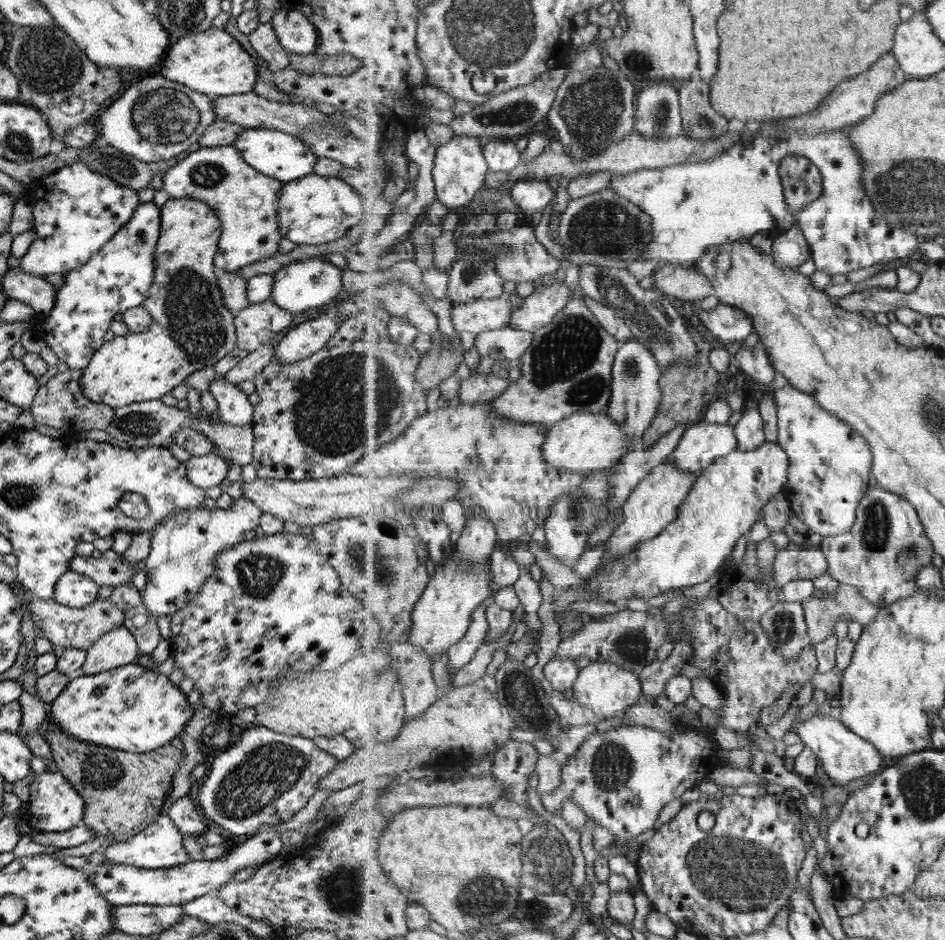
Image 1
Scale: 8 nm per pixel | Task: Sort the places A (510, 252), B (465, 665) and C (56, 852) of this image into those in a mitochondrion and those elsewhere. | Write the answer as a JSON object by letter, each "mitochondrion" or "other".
{"A":"mitochondrion","B":"other","C":"other"}

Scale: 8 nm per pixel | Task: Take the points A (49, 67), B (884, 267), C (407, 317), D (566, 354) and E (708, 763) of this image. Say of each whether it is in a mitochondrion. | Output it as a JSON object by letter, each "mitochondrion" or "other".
{"A":"mitochondrion","B":"other","C":"other","D":"mitochondrion","E":"other"}

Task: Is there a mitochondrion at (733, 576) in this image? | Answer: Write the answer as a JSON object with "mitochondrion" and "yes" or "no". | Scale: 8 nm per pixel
{"mitochondrion":"no"}

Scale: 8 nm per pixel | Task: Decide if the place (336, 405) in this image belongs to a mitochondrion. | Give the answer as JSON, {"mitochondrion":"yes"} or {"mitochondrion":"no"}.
{"mitochondrion":"yes"}

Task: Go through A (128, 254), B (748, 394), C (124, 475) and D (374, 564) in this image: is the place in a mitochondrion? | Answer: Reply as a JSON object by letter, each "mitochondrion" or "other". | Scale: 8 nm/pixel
{"A":"other","B":"other","C":"other","D":"mitochondrion"}

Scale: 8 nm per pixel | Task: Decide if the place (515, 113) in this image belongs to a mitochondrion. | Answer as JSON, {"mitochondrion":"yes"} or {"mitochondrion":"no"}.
{"mitochondrion":"yes"}

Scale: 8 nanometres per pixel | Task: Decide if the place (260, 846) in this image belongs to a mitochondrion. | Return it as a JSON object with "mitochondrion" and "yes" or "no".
{"mitochondrion":"no"}

